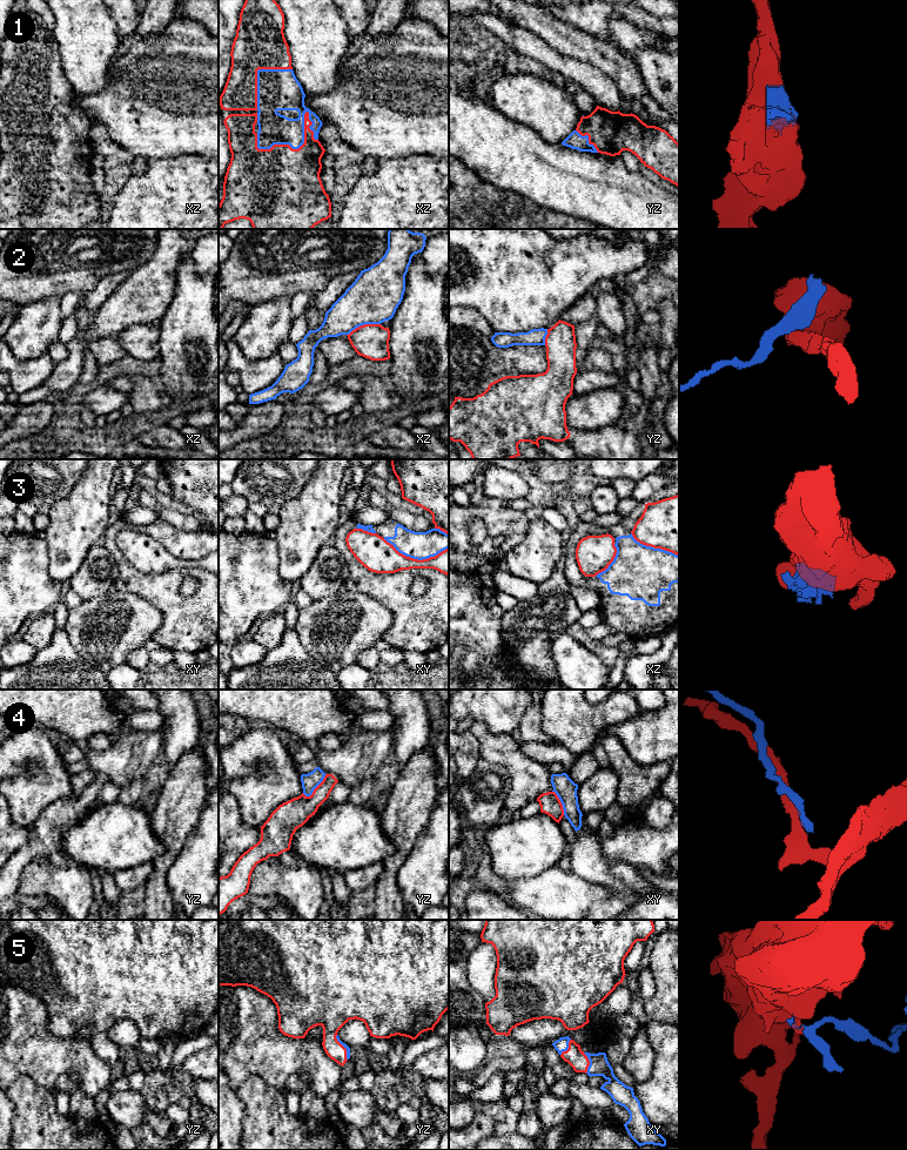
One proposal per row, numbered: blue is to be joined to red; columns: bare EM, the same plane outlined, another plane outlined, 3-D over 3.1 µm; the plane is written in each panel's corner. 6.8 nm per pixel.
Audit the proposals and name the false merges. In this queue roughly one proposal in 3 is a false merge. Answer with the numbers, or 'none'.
2, 3

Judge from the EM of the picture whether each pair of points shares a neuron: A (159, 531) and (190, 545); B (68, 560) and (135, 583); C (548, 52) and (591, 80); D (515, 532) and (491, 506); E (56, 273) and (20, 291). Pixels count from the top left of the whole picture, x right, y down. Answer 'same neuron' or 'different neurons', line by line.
A: same neuron
B: different neurons
C: same neuron
D: same neuron
E: same neuron

